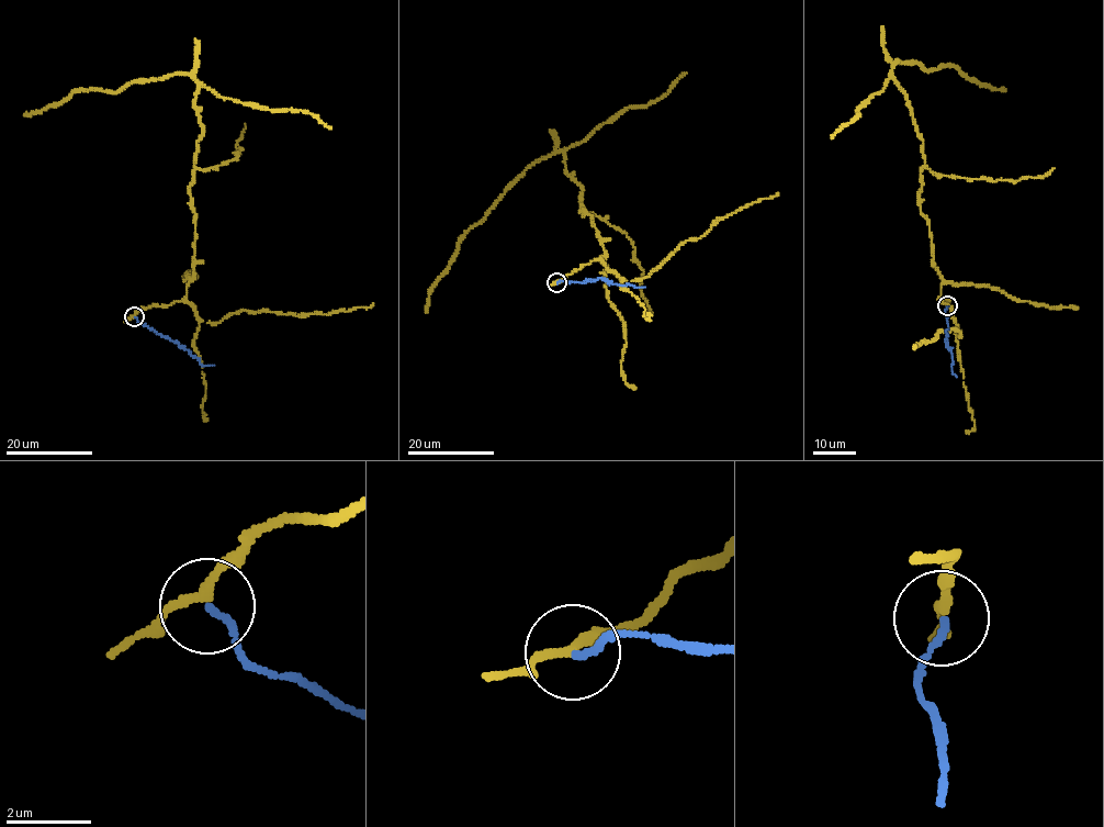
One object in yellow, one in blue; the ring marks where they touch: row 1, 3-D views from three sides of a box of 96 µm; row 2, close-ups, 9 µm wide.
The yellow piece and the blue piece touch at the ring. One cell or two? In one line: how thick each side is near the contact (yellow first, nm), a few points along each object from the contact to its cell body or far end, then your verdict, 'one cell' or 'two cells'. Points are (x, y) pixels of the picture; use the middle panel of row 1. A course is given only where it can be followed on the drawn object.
calibres 200 and 150 nm; course yellow (556, 282), (605, 255), (589, 214), (579, 210), (582, 188), (558, 151), (529, 164), (468, 230), (426, 313); course blue (556, 282), (599, 278), (644, 288); two cells

